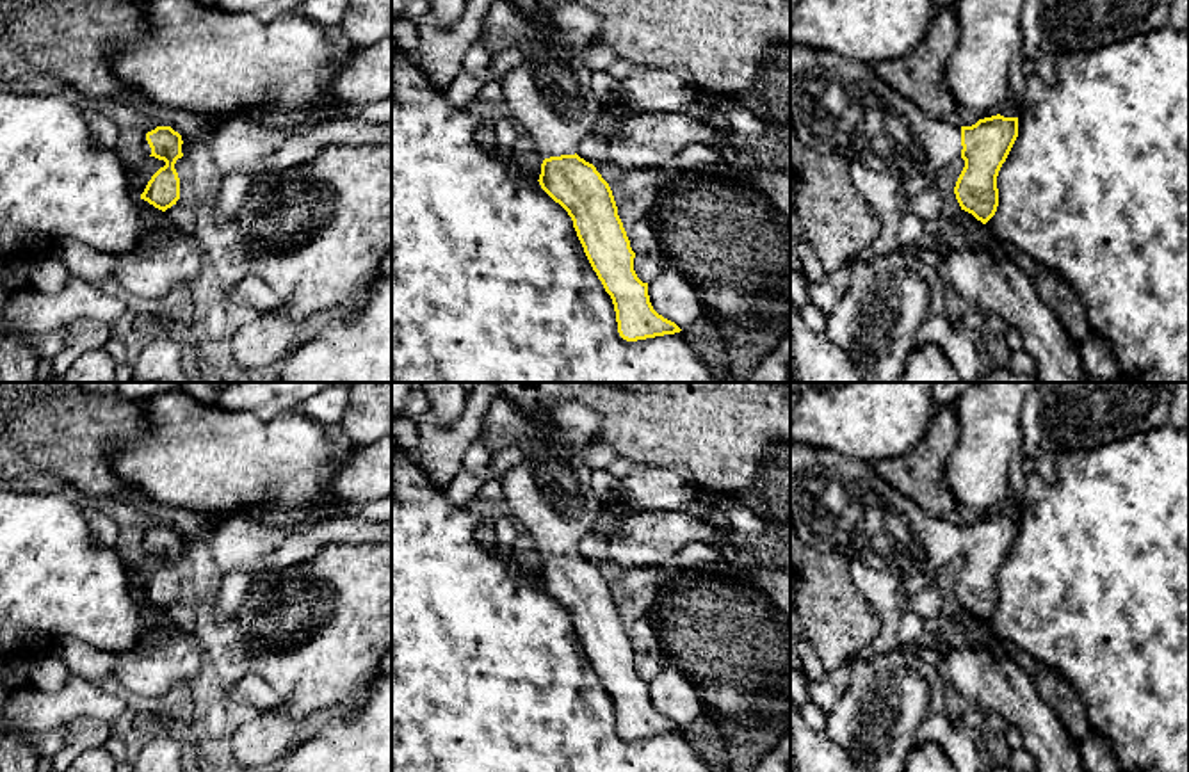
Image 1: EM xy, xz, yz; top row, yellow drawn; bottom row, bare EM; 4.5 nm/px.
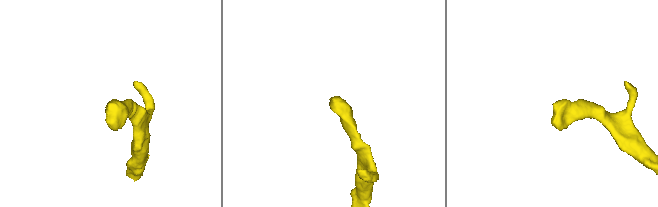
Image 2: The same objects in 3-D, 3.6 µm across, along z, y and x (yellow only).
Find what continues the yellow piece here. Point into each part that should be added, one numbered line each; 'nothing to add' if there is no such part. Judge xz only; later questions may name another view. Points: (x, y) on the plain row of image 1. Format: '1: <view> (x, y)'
1: xz (549, 491)

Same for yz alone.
1: yz (839, 506)

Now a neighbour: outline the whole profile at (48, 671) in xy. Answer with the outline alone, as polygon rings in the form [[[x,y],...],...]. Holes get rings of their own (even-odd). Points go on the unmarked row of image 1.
[[[55,651],[28,660],[27,681],[41,690],[59,690],[66,685],[68,678],[69,671]]]

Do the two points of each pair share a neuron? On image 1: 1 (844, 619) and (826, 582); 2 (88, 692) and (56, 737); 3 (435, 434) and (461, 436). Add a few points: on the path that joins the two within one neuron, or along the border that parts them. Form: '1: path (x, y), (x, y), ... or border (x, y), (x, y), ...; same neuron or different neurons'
1: path (835, 611), (826, 600), (826, 591); same neuron
2: border (64, 724), (41, 731), (36, 739), (36, 751); different neurons
3: path (442, 436), (454, 436); same neuron

